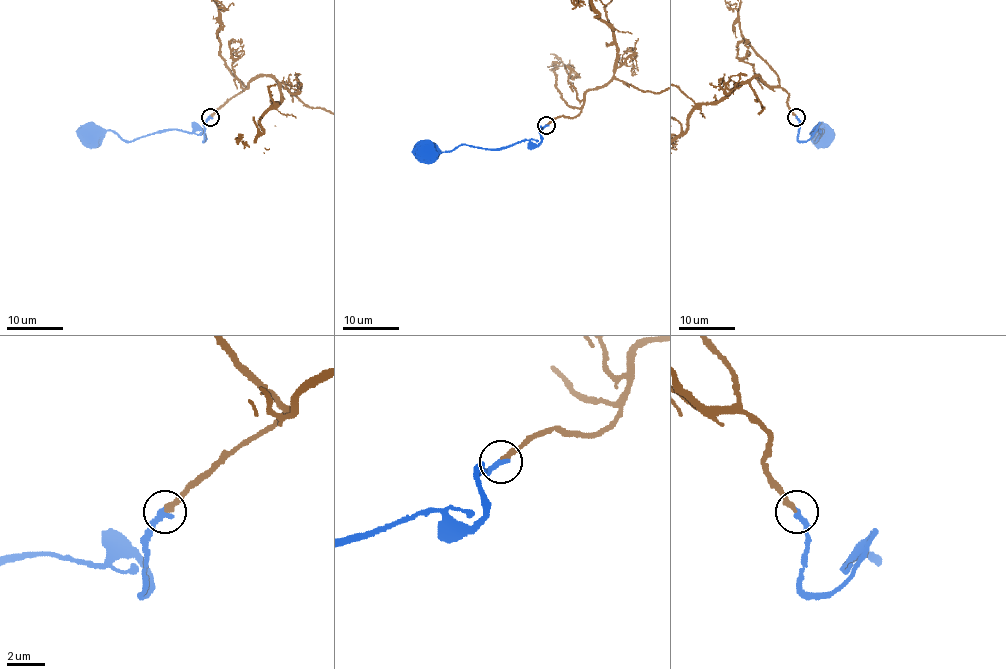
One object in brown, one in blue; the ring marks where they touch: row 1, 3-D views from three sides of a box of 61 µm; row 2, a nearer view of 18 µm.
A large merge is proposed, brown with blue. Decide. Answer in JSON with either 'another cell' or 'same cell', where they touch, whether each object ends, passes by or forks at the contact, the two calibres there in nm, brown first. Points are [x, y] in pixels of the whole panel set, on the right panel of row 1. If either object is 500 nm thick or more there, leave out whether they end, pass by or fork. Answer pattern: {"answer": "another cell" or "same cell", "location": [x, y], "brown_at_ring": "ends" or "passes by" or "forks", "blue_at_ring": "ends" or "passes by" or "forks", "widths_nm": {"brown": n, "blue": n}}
{"answer": "same cell", "location": [796, 117], "brown_at_ring": "ends", "blue_at_ring": "ends", "widths_nm": {"brown": 280, "blue": 320}}

